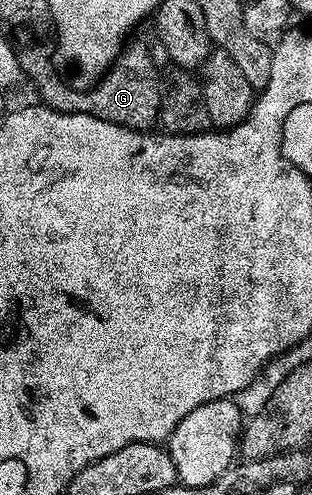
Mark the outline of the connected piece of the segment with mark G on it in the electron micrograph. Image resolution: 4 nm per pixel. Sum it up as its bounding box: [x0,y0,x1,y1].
[18,41,163,130]

